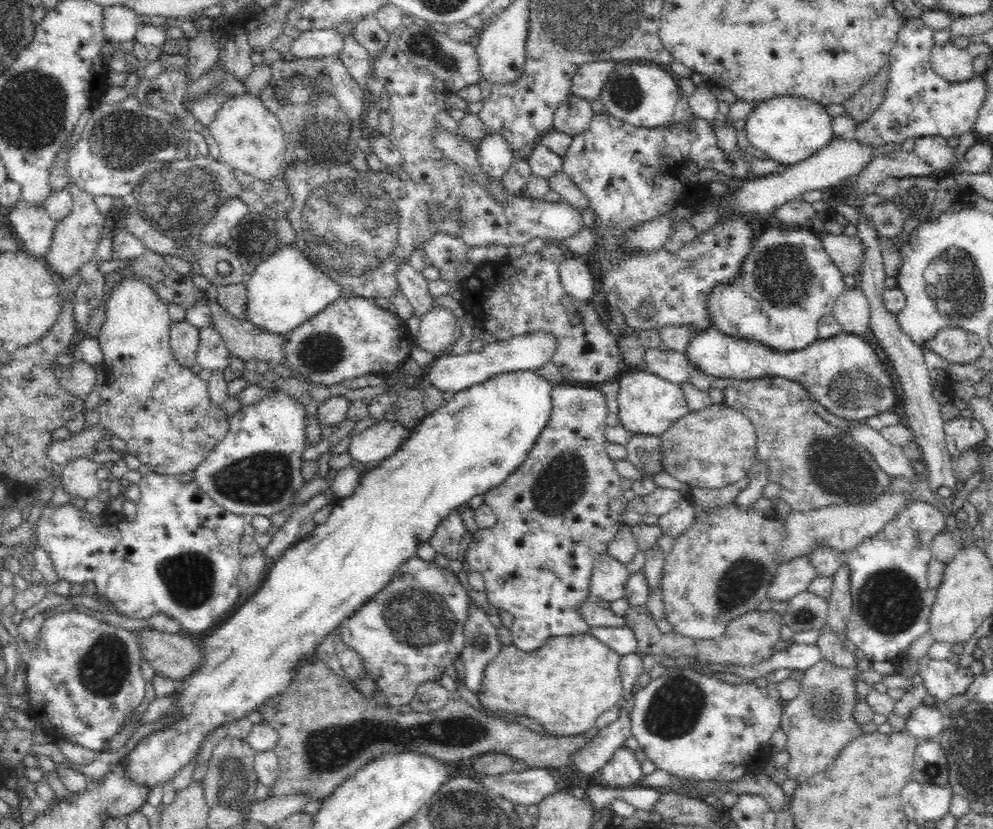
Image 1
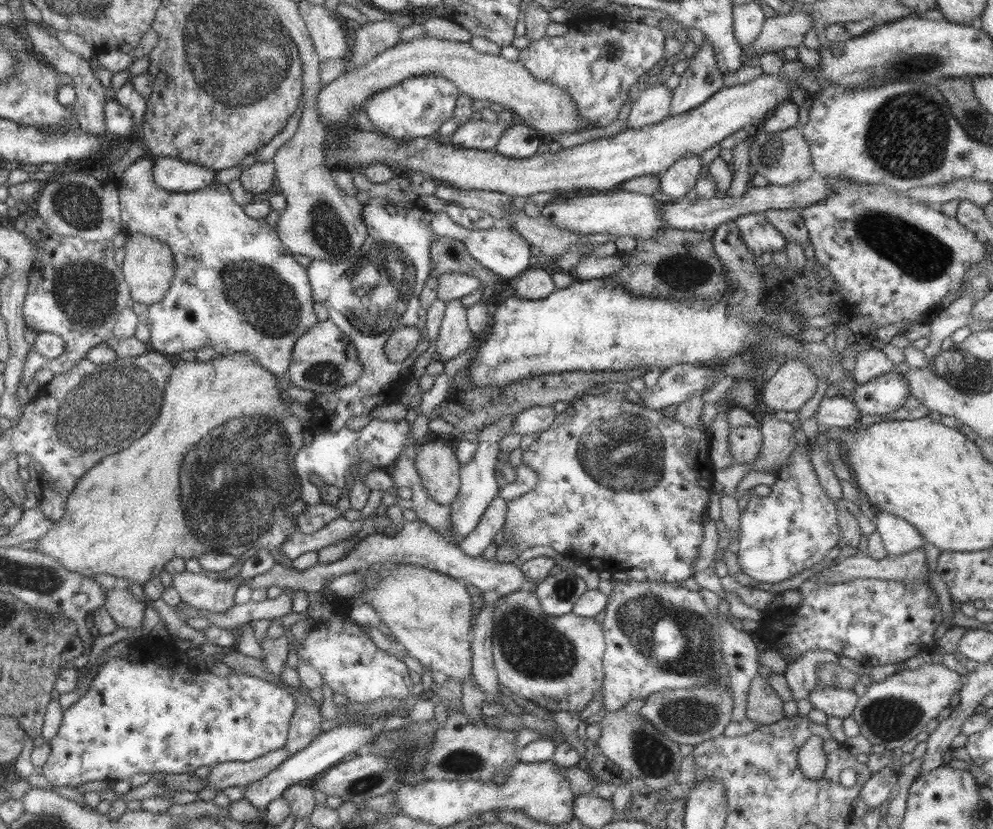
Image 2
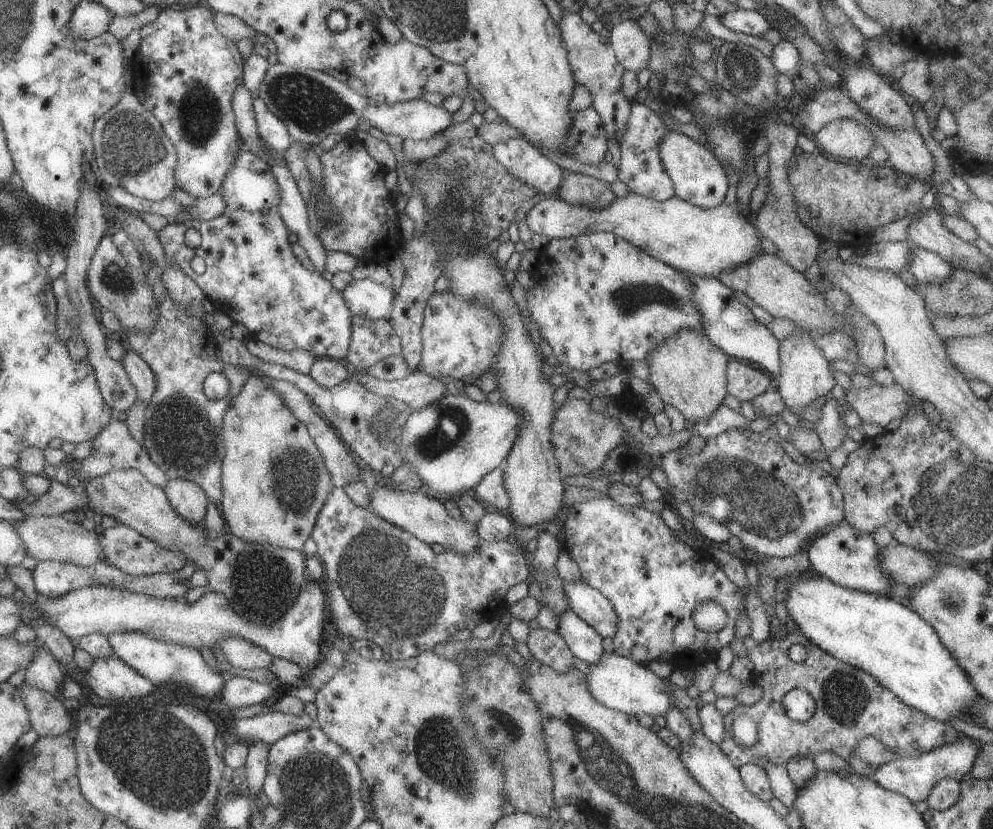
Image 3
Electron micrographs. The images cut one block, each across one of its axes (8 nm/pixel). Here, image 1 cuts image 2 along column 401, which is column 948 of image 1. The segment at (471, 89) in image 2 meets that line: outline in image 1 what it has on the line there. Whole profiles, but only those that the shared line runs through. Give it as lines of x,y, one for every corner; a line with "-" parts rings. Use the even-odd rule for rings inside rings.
950,40
947,43
934,45
930,62
938,75
950,82
965,81
974,74
972,61
975,54
970,54
967,47
960,48

